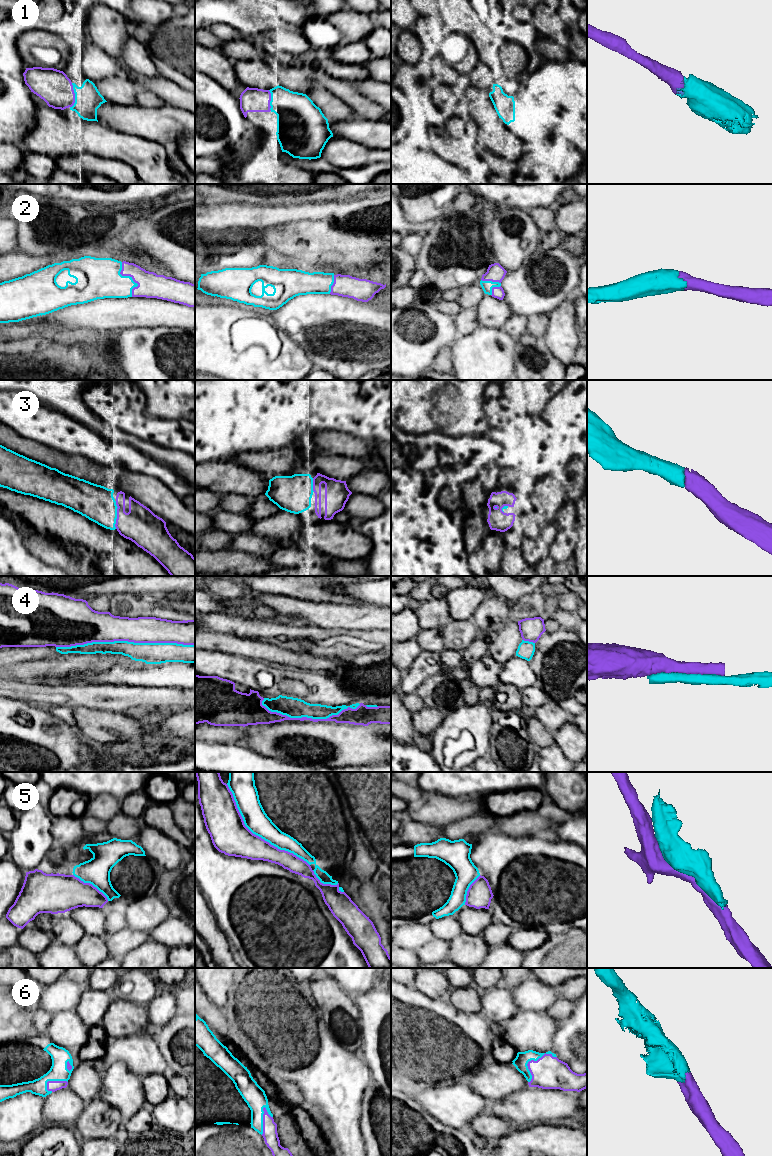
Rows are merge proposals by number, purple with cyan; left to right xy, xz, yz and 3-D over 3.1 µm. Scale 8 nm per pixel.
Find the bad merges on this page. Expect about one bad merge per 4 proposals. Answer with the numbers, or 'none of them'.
4, 5

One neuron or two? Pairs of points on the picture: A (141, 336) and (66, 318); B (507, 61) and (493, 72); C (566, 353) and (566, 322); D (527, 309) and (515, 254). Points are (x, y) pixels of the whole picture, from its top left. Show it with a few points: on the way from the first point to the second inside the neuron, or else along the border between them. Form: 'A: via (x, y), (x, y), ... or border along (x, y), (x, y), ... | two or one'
A: border along (128, 327), (123, 330) | two
B: border along (498, 60), (502, 66) | two
C: via (566, 345), (566, 330) | one
D: border along (525, 259), (519, 267), (507, 272) | two

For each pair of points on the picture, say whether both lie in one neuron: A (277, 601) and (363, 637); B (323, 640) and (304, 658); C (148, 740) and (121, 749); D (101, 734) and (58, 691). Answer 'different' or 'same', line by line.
A: different
B: different
C: same
D: different

